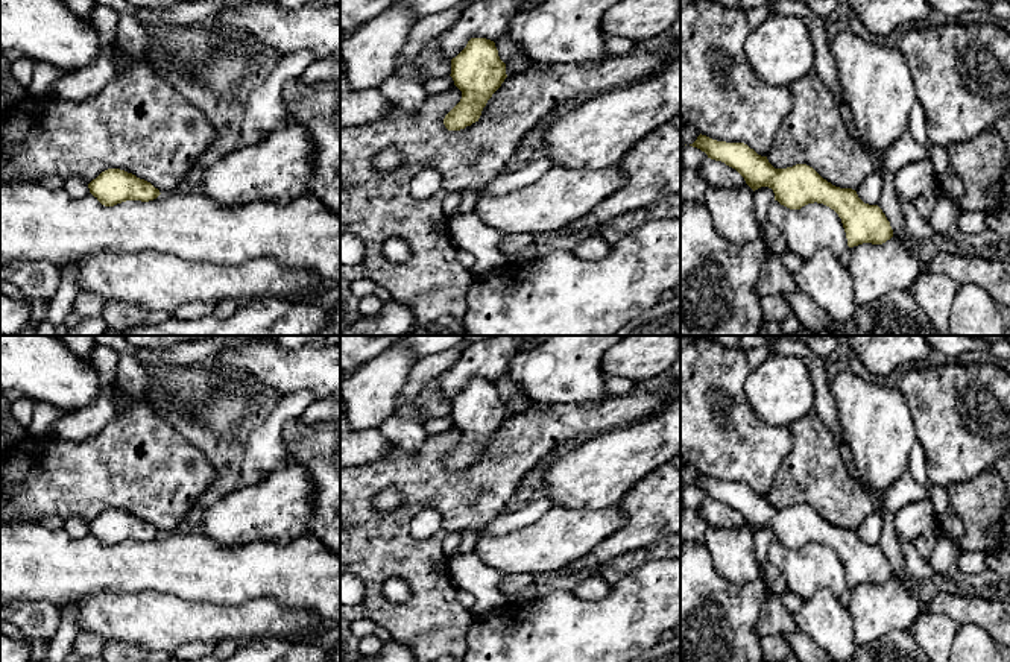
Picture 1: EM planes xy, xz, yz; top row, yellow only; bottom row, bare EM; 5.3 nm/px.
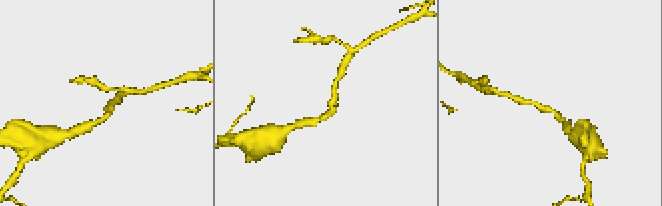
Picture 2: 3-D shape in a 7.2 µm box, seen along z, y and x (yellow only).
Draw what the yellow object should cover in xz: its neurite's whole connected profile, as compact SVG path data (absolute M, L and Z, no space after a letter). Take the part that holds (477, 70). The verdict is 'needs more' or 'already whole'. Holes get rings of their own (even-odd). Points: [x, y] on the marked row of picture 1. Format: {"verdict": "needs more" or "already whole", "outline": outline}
{"verdict": "already whole", "outline": "M486 38L468 41L451 59L450 76L462 91L462 99L443 118L448 131L460 131L478 121L488 100L507 77L506 64L500 59L495 43Z"}

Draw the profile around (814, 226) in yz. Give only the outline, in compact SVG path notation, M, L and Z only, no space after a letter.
M773 200L767 220L782 231L787 251L802 260L822 249L829 249L837 257L849 249L841 219L823 203L814 202L800 210L790 210Z

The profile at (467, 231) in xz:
M475 213L451 216L448 228L453 244L475 257L472 269L475 279L497 276L507 264L507 258L498 251L504 234L483 225Z

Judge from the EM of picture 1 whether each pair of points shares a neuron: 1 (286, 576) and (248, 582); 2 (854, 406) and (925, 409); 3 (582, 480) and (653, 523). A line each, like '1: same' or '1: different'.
1: same
2: different
3: different

